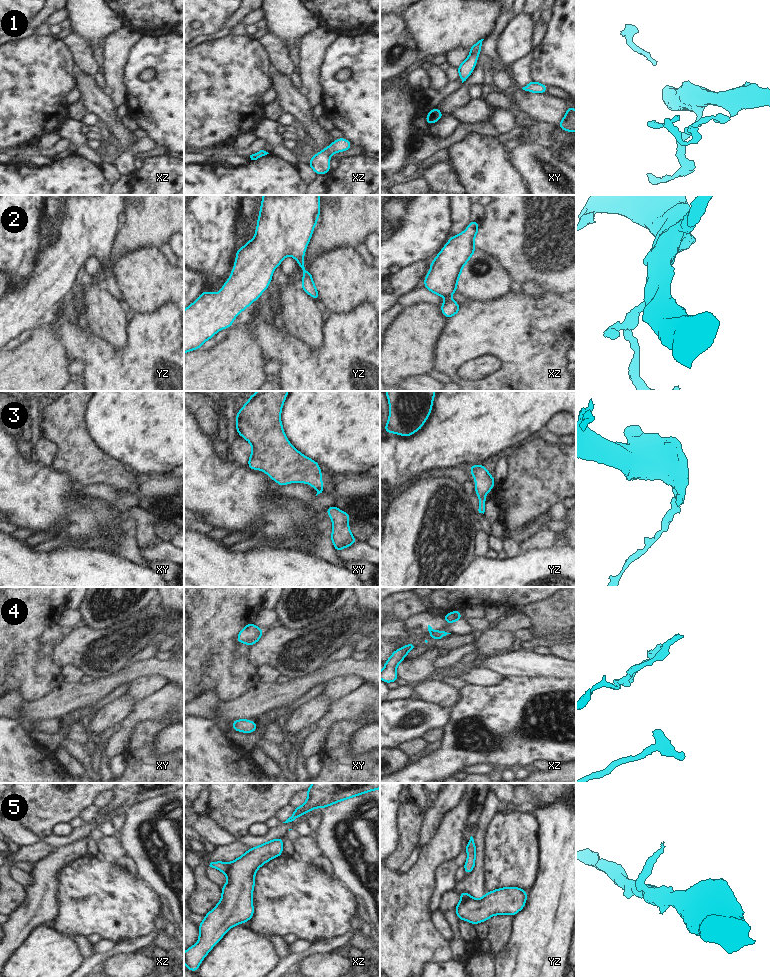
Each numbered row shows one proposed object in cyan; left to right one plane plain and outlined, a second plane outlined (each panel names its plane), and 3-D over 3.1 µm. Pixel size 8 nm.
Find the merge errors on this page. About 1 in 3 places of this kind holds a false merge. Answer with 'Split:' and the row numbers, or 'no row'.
Split: 5

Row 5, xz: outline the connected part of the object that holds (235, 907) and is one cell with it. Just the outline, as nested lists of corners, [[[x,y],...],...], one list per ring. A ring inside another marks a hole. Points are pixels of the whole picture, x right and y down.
[[[277,838],[249,849],[229,863],[225,871],[228,882],[221,887],[222,897],[198,925],[197,943],[184,952],[185,967],[197,972],[203,959],[229,929],[253,917],[255,873],[266,862],[282,854],[283,838]]]

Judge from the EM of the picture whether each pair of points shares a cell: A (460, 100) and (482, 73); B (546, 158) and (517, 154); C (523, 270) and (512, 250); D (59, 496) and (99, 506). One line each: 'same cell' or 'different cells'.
A: same cell
B: same cell
C: same cell
D: same cell

